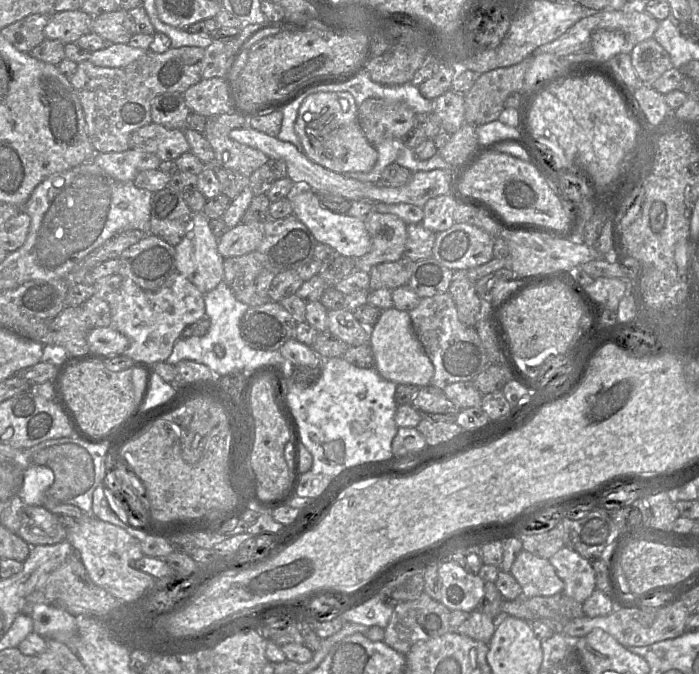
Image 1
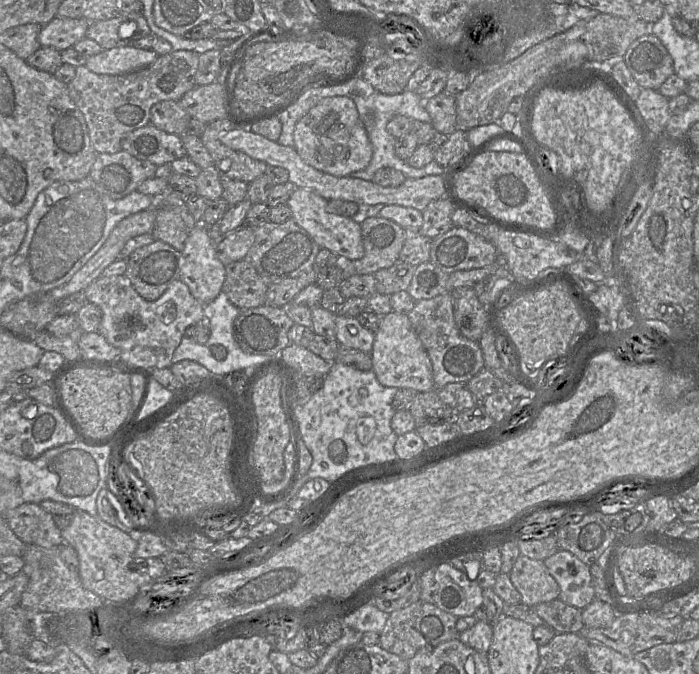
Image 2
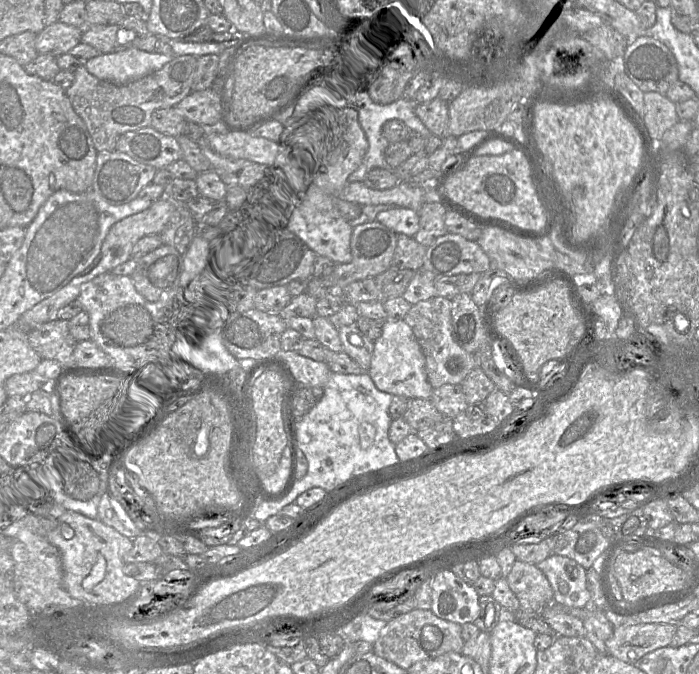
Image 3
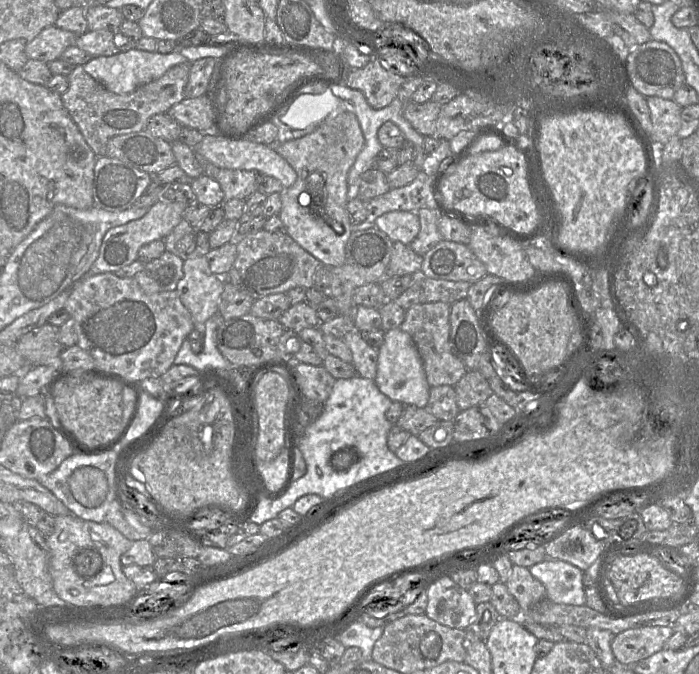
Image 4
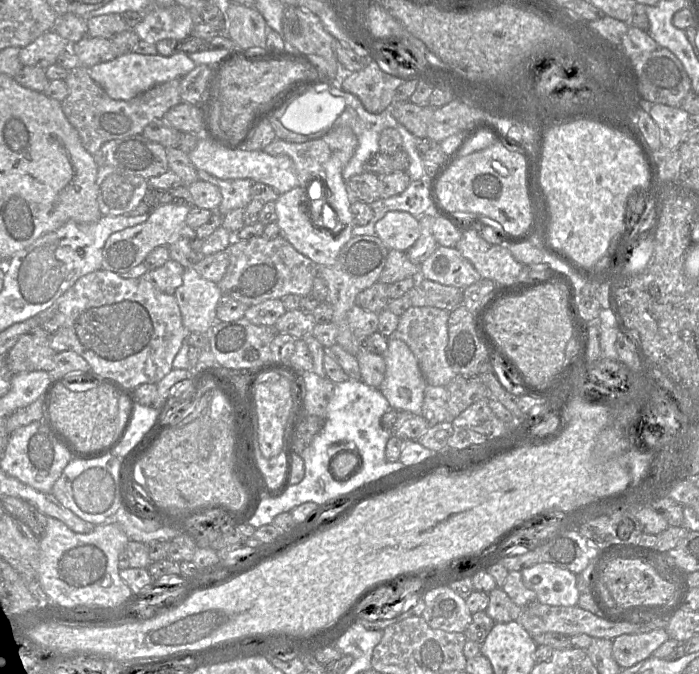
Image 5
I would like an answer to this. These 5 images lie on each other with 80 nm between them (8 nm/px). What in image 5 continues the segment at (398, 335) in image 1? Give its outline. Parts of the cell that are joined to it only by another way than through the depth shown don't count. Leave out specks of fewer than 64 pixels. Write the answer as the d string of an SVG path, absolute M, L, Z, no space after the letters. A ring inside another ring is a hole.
M386 337L385 377L378 388L390 407L421 415L427 386L418 361L408 345L400 339Z

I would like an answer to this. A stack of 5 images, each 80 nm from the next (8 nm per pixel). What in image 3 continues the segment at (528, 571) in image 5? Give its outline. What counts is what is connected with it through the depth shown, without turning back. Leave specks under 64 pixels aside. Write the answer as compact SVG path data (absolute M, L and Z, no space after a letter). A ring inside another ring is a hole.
M552 554L536 566L545 574L553 589L553 603L573 608L590 606L586 570L577 562Z

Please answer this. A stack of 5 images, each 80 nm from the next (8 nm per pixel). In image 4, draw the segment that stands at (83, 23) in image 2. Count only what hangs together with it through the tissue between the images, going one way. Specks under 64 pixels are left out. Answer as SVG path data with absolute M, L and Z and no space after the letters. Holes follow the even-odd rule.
M56 25L42 30L32 41L27 42L25 53L28 59L50 63L59 59L62 53L75 45L77 36Z

